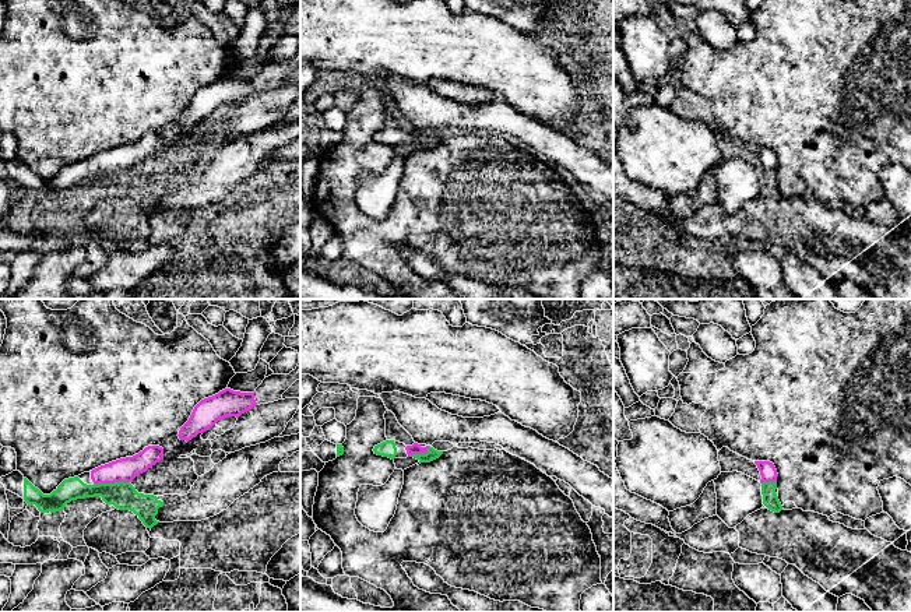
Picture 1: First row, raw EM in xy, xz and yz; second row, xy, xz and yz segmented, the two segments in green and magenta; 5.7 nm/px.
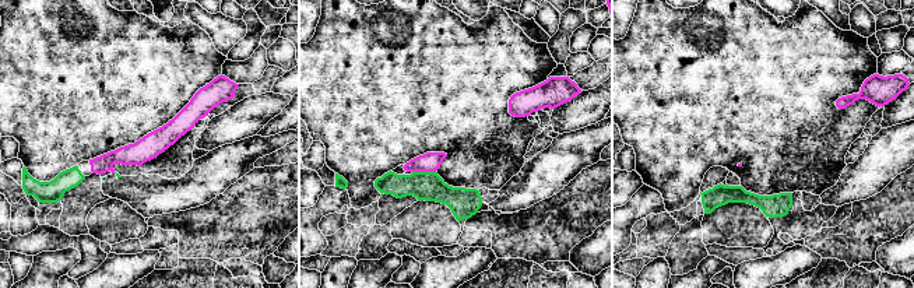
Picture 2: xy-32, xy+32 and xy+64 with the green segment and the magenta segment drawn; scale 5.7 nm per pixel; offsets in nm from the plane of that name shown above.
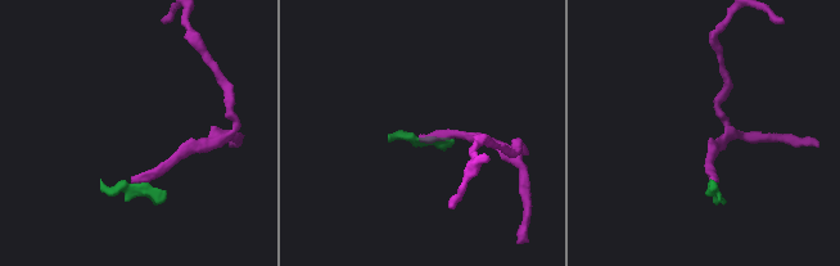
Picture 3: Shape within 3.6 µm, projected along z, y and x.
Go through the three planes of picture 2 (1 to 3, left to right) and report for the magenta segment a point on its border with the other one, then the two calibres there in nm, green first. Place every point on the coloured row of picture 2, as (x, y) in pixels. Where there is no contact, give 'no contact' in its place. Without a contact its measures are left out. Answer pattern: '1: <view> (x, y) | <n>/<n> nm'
1: no contact
2: xy+32 (424, 172) | 170/110 nm
3: no contact

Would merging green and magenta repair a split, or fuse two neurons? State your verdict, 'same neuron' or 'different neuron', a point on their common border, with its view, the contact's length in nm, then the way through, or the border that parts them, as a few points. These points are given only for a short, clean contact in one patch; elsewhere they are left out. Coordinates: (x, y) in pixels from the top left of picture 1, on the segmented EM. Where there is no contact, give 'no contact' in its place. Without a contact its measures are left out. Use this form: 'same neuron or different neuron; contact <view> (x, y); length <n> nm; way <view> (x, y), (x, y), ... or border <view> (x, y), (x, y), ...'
same neuron; contact xy (111, 484); length 200 nm

